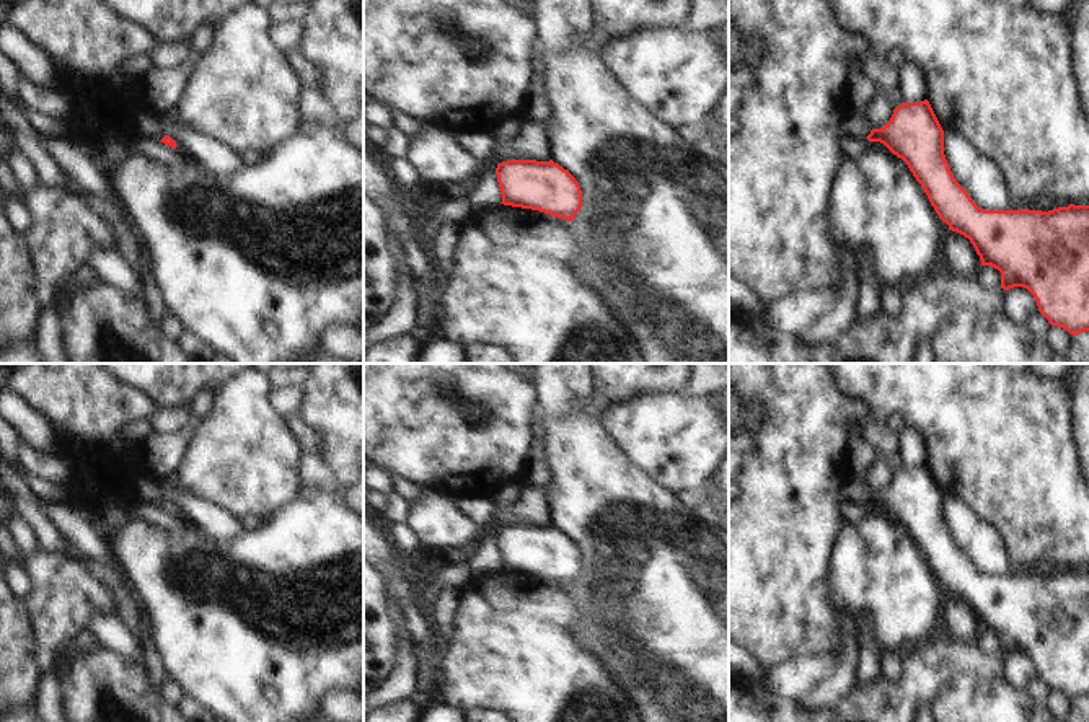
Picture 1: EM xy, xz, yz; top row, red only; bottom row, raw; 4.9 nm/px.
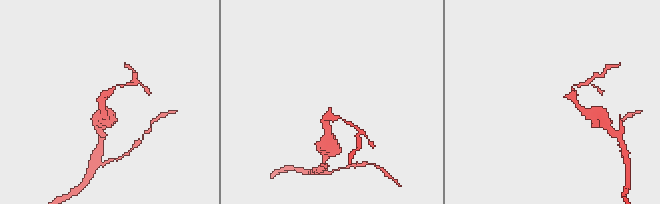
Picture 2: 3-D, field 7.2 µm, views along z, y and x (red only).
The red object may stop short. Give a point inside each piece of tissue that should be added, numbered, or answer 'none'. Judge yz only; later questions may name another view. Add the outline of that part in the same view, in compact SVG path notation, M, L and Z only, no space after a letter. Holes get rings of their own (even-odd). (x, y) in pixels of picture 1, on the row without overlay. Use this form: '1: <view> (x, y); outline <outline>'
none

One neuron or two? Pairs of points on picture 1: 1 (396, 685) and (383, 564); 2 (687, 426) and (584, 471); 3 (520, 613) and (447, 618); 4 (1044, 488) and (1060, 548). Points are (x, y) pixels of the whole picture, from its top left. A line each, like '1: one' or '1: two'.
1: one
2: two
3: two
4: one

